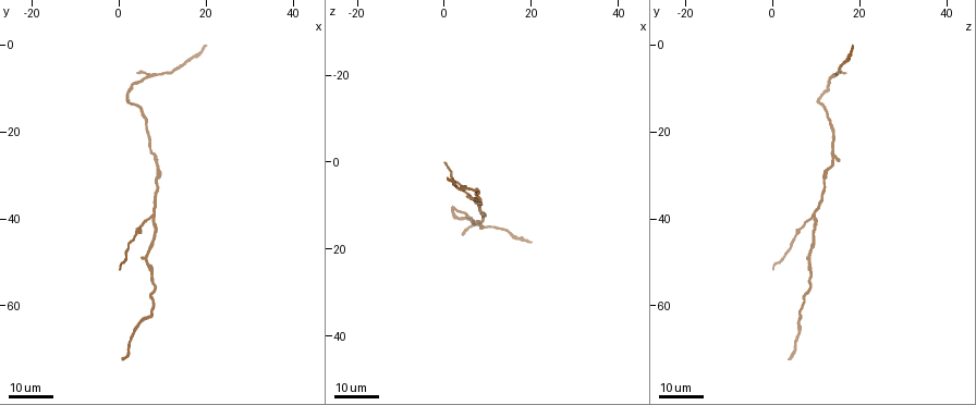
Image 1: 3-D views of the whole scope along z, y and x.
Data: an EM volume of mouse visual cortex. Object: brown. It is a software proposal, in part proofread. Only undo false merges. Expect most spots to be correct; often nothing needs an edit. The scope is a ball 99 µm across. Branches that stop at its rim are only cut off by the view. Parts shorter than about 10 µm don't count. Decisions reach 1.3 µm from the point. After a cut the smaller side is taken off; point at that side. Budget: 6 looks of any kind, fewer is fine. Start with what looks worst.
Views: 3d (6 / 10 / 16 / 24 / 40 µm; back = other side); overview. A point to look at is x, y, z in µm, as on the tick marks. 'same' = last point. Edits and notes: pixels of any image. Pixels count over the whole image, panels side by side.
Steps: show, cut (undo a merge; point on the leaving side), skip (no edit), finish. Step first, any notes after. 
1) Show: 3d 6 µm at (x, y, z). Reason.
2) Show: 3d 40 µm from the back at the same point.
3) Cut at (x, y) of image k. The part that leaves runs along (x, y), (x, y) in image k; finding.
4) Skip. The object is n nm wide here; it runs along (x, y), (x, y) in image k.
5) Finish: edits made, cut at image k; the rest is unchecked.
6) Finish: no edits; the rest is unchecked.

Show: 3d 24 µm at (8.0, 39.5, 10.0). Side arm on a straight run.

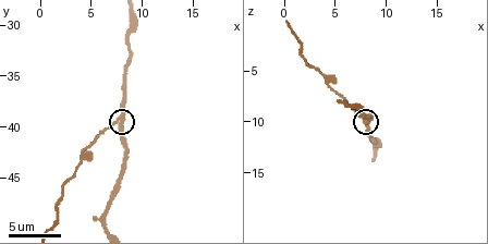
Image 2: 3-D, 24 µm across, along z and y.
Show: 3d 6 µm at the same point.

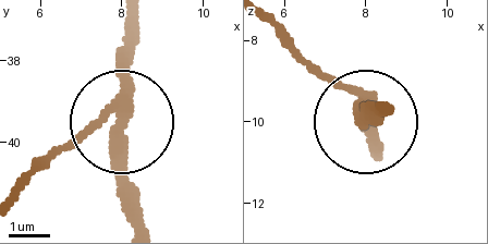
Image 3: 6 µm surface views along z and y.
Skip. It runs along (134, 25), (127, 125), (83, 132), (34, 160) in image 3; continuous, no second cell.

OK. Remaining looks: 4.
Show: 3d 16 µm at (8.5, 44.5, 9.5). Calibre changes.

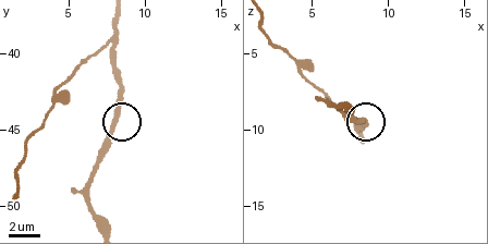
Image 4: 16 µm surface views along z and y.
Show: 3d 10 µm at (8.0, 44.8, 9.4). Zoom in.

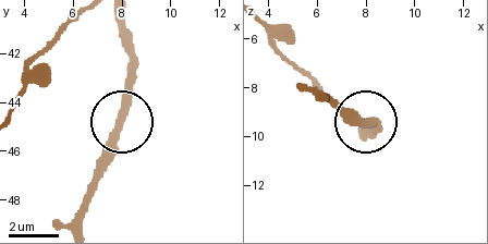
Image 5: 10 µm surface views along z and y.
Skip. It runs along (123, 22), (130, 52), (123, 116), (98, 188) in image 5; continuous, no second cell.

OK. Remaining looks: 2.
Show: 3d 16 µm at (6.5, 50.0, 8.5). Thin neck.

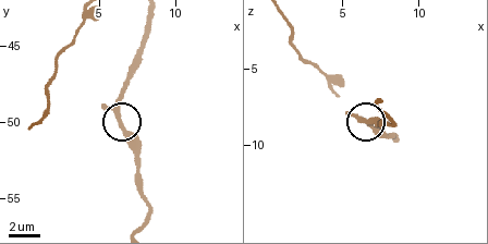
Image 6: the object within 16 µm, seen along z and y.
Show: 3d 6 µm at (6.4, 50.4, 8.4). Closer look.

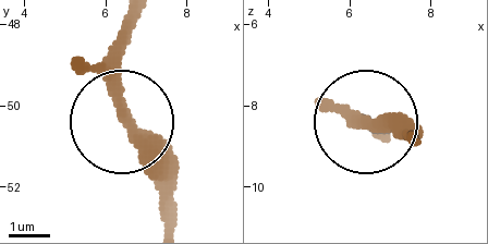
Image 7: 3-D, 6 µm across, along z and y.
Skip. The object is 290 nm wide here; one cell here.

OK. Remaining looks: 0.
Finish: no edits; the rest is unchecked.

